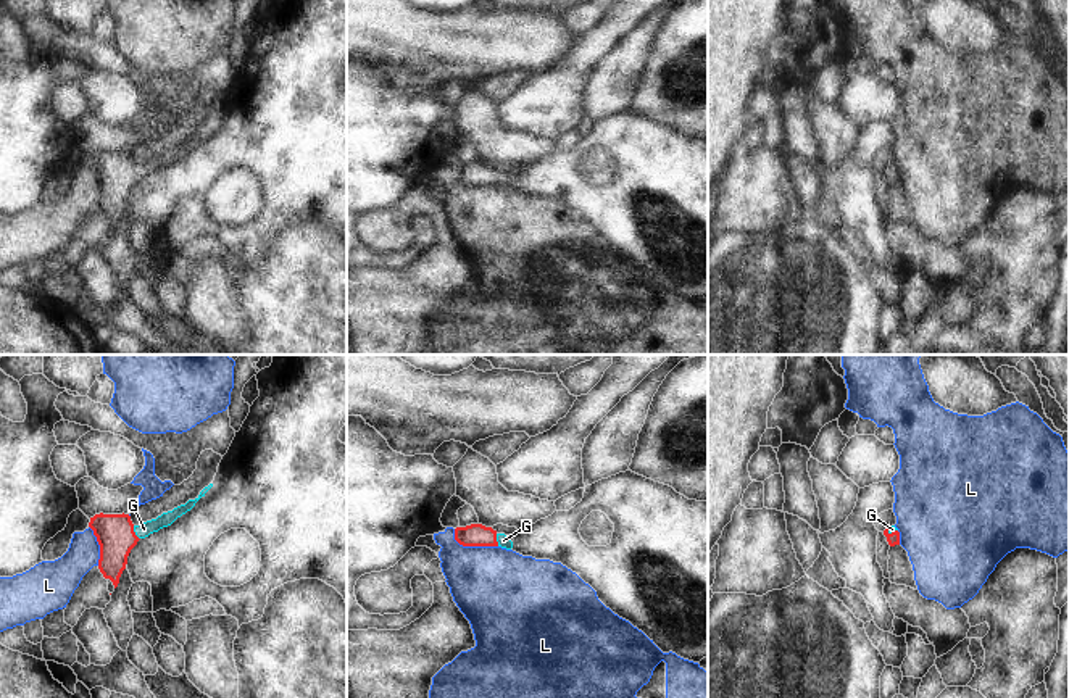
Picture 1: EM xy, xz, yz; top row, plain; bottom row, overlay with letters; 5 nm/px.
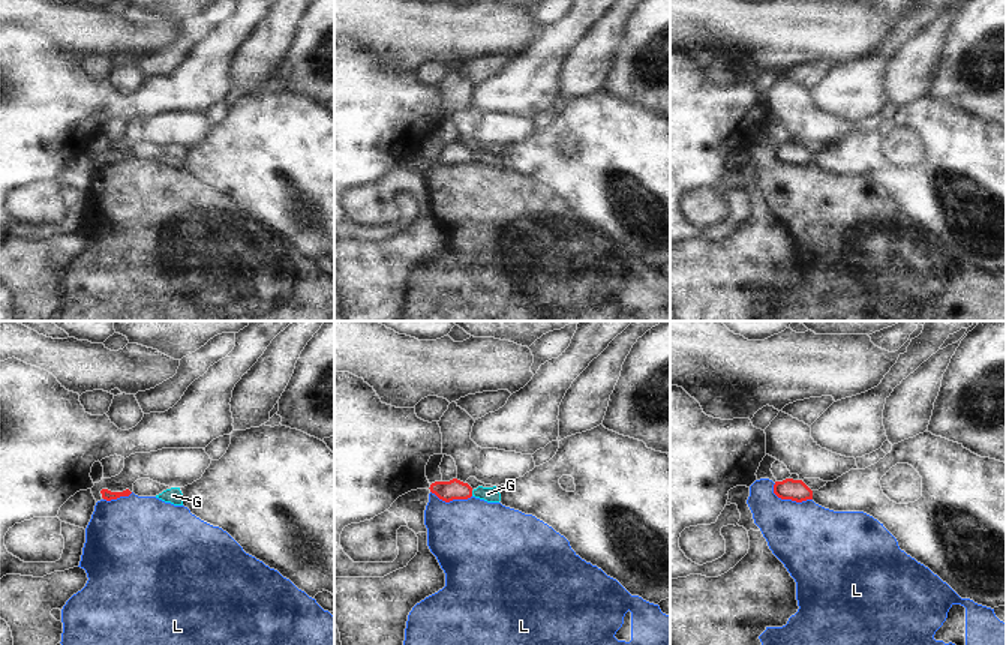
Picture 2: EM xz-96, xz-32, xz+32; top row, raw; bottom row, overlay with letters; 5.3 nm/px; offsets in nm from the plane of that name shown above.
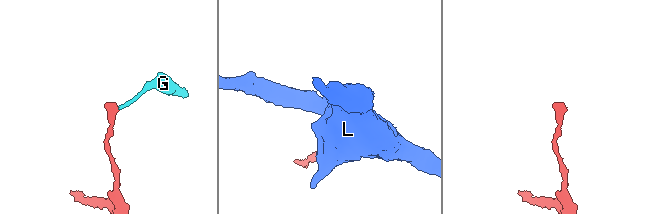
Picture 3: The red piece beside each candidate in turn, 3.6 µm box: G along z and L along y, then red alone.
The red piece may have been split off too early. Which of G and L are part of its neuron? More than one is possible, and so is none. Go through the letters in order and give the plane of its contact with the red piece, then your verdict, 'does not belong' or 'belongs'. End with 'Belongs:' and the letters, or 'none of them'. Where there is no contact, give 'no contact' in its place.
G: meets red in xy; belongs
L: meets red in xz; does not belong
Belongs: G

